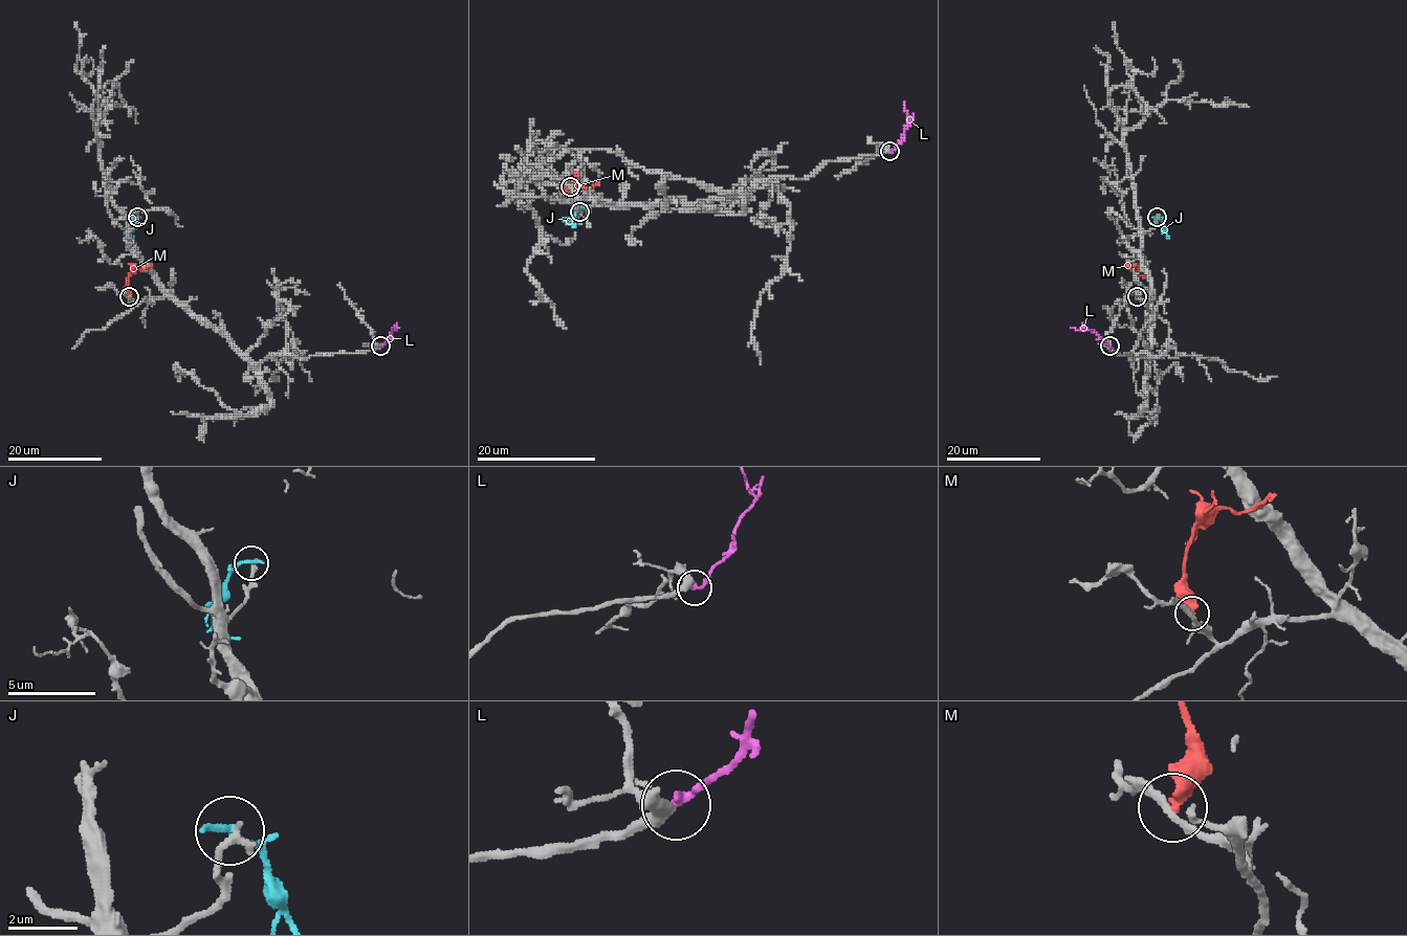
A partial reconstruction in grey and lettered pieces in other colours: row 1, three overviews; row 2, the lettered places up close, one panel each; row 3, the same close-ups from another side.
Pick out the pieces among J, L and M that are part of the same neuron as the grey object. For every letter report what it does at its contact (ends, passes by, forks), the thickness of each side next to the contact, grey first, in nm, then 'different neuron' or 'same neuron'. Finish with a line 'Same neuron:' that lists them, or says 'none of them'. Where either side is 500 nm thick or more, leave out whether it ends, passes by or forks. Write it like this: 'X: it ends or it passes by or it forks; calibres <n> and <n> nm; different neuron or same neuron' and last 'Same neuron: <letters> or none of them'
J: it ends; calibres 280 and 260 nm; different neuron
L: it ends; calibres 360 and 240 nm; same neuron
M: it ends; calibres 220 and 480 nm; different neuron
Same neuron: L

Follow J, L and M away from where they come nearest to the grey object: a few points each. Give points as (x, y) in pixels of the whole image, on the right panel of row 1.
J: (1157, 217), (1161, 220), (1167, 238)
L: (1109, 346), (1086, 329), (1070, 327)
M: (1137, 296), (1137, 268), (1139, 269), (1133, 267)

